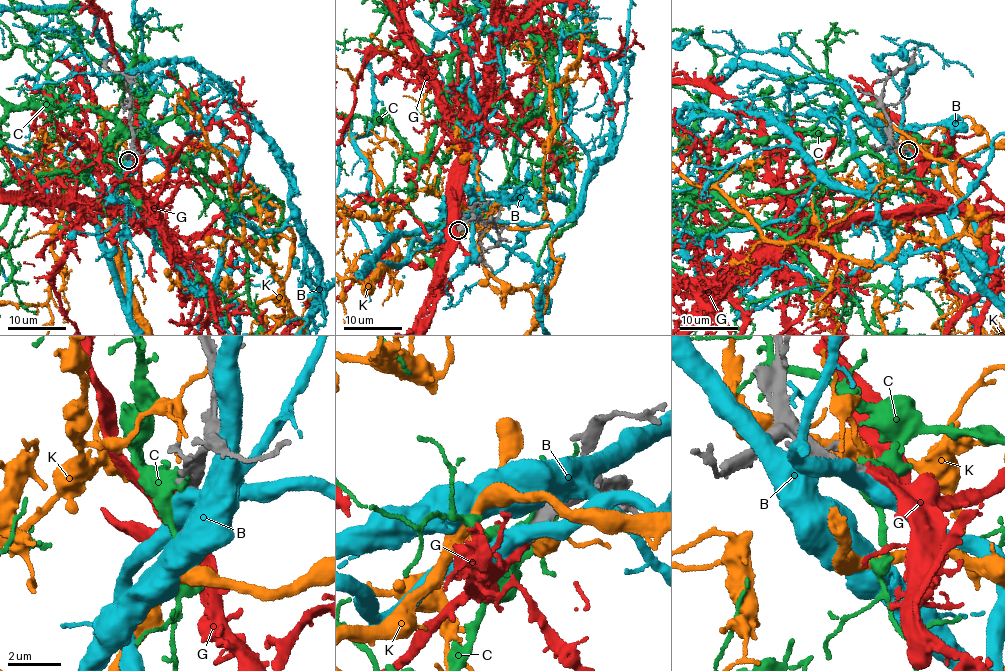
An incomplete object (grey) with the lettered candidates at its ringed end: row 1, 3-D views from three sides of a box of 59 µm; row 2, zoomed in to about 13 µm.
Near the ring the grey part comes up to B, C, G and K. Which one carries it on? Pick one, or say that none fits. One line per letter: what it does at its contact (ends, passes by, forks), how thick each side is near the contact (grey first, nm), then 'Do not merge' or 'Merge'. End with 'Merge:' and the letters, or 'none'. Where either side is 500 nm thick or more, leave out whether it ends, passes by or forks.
B: Thickness 360 nm (grey) against 550 nm. Do not merge
C: It ends there. Thickness 440 nm (grey) against 320 nm. Do not merge
G: It ends there. Thickness 360 nm (grey) against 440 nm. Merge
K: It ends there. Thickness 150 nm (grey) against 170 nm. Do not merge
Merge: G

